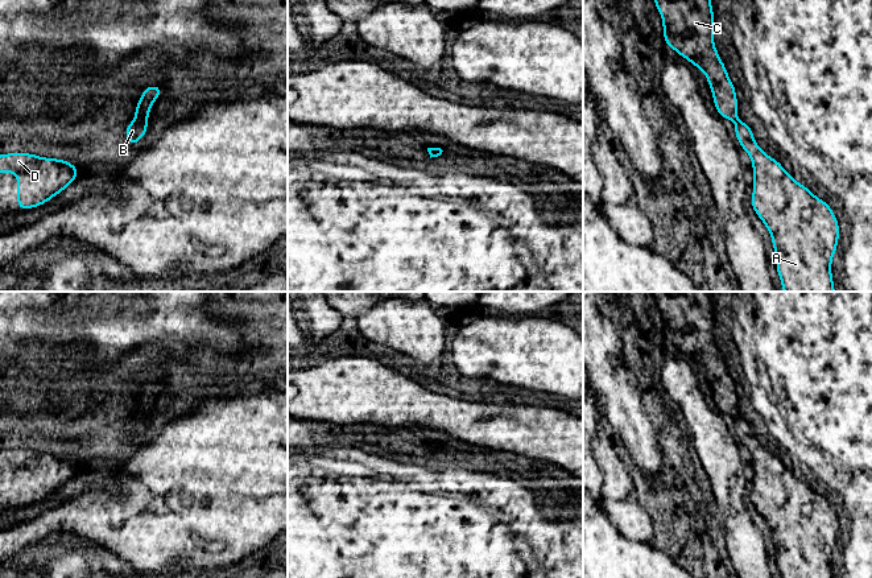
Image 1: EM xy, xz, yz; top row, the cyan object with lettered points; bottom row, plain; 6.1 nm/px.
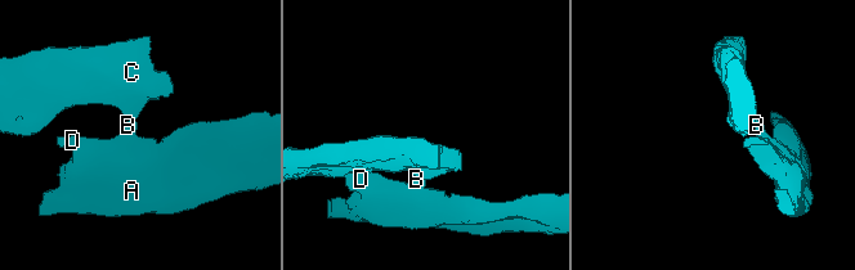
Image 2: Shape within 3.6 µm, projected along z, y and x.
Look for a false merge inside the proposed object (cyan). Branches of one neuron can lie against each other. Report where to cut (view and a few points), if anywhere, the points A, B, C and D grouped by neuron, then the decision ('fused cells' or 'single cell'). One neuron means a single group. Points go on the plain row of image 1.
xy (135, 415), (145, 417) | A B D / C | fused cells

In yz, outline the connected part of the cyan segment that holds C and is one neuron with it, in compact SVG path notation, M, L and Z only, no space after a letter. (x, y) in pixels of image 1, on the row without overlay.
M710 292L652 293L662 313L665 339L706 369L718 409L736 417L736 385L714 340Z

